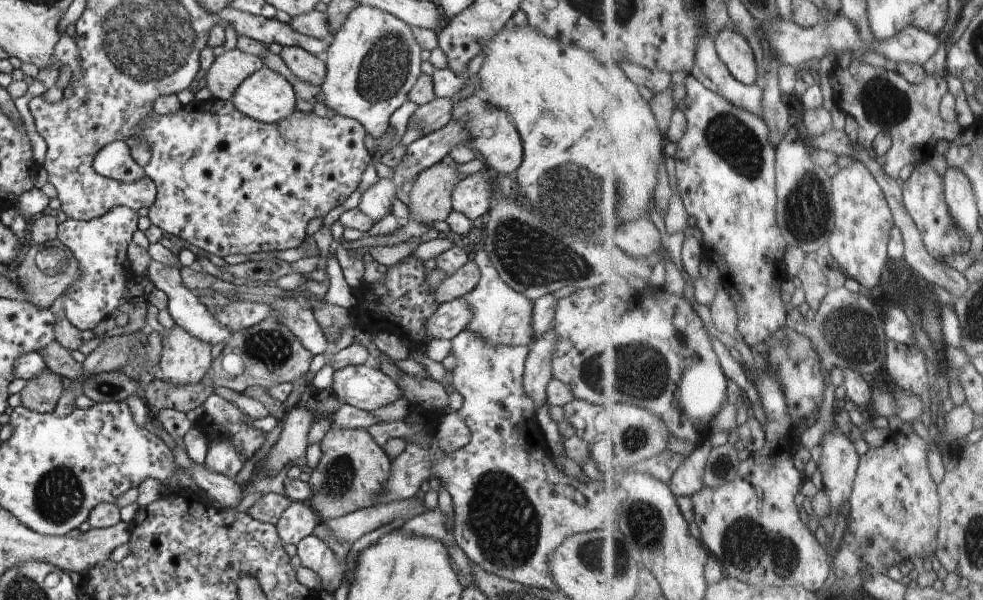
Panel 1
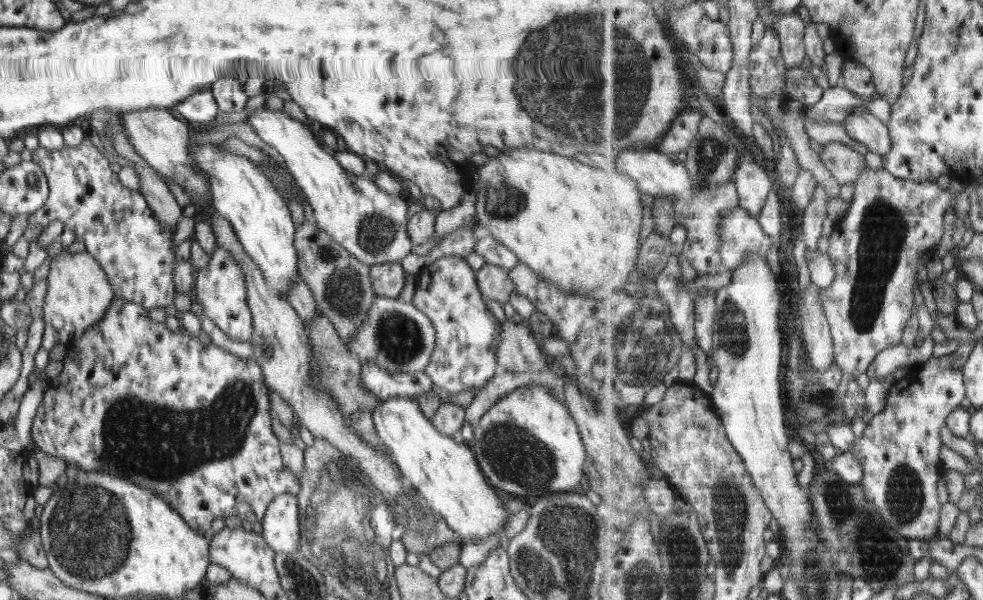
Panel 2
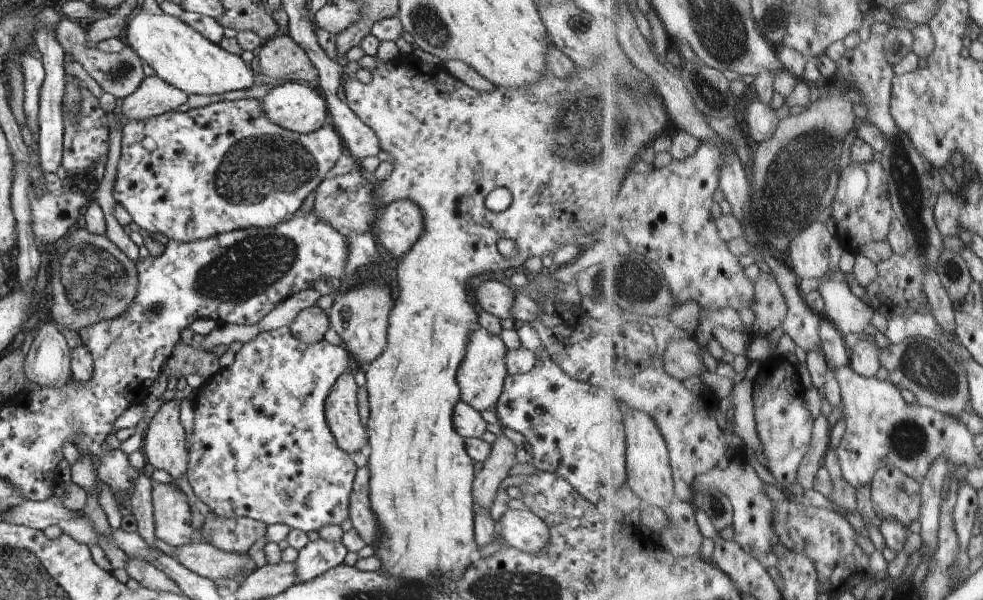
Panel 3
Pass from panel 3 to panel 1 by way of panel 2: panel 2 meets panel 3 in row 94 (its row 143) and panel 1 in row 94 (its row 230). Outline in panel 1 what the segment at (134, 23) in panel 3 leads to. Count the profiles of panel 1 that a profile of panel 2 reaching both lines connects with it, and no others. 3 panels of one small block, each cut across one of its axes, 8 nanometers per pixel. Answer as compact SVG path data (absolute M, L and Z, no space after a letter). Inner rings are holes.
M263 66L240 83L231 101L247 117L277 123L296 110L296 97L284 76Z

